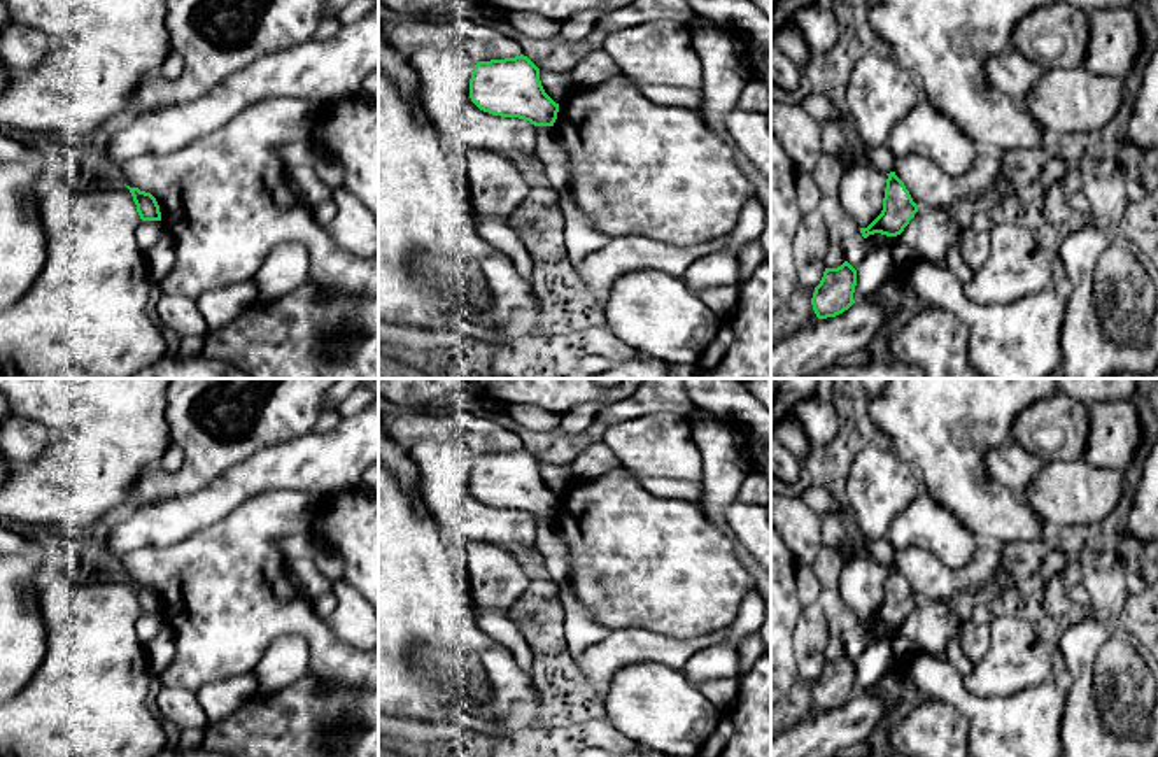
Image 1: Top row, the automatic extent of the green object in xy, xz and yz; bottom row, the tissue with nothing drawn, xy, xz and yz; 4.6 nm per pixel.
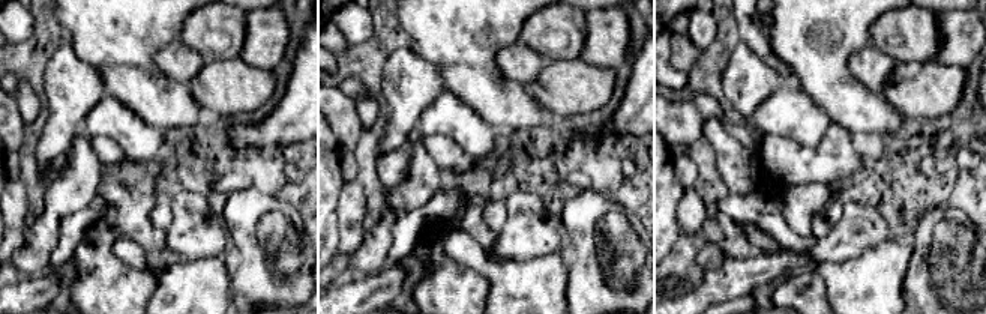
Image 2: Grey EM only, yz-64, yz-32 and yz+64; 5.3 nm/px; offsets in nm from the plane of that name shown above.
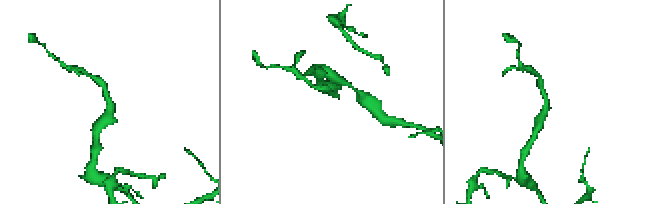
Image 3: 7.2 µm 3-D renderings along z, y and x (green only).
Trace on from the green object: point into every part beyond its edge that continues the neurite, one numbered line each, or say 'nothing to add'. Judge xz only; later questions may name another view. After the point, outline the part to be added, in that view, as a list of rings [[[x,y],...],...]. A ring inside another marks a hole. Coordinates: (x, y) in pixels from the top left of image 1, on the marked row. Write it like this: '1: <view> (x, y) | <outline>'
nothing to add

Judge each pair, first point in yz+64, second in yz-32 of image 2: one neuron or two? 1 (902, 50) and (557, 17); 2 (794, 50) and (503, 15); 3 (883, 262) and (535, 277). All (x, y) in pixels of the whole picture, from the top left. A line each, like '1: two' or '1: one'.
1: one
2: one
3: one

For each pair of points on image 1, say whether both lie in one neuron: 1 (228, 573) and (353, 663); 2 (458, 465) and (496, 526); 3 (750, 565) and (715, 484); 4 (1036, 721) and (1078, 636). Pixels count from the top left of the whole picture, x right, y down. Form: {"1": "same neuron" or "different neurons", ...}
{"1": "same neuron", "2": "same neuron", "3": "same neuron", "4": "different neurons"}

